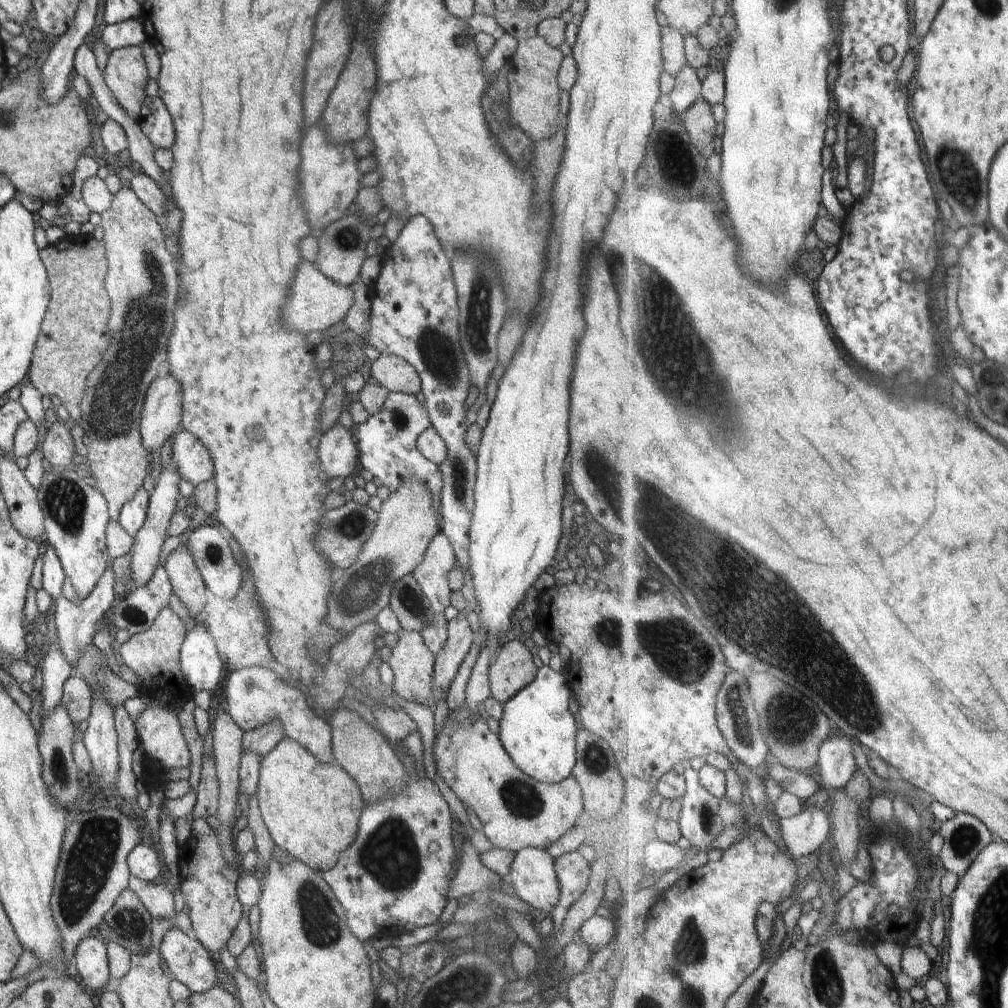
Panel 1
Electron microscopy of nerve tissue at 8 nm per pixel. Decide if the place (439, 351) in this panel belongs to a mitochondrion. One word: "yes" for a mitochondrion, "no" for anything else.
yes

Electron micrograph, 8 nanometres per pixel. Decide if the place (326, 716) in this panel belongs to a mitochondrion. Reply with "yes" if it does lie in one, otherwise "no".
no

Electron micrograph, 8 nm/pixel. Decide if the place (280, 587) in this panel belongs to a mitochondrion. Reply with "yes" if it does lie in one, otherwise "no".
no

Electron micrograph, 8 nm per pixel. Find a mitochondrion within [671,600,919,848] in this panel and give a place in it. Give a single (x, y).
(791, 720)

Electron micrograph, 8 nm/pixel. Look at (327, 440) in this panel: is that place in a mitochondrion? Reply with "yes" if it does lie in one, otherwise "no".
no

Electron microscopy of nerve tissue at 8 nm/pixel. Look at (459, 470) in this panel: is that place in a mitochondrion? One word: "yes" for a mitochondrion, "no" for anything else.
yes

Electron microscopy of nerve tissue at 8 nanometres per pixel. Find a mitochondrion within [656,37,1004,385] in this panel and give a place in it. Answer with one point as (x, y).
(965, 183)

